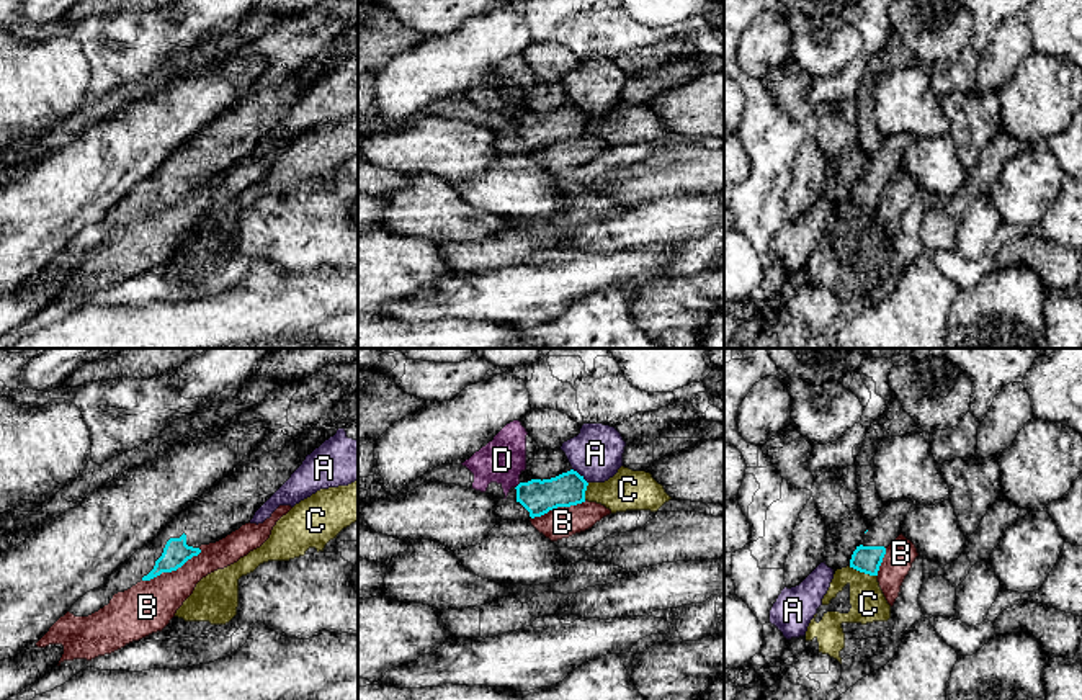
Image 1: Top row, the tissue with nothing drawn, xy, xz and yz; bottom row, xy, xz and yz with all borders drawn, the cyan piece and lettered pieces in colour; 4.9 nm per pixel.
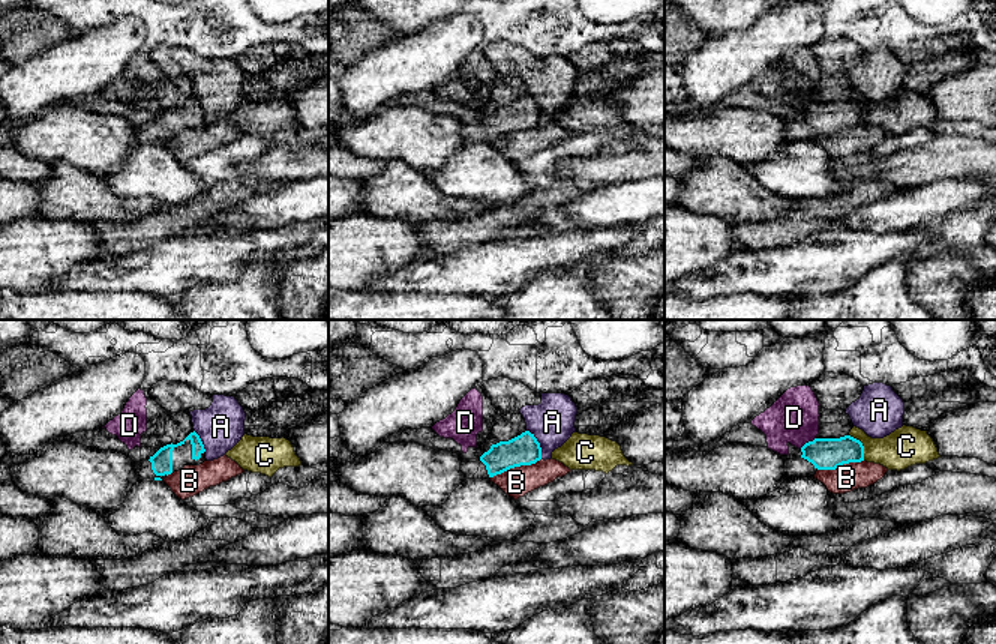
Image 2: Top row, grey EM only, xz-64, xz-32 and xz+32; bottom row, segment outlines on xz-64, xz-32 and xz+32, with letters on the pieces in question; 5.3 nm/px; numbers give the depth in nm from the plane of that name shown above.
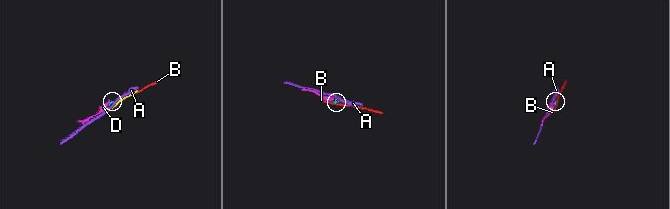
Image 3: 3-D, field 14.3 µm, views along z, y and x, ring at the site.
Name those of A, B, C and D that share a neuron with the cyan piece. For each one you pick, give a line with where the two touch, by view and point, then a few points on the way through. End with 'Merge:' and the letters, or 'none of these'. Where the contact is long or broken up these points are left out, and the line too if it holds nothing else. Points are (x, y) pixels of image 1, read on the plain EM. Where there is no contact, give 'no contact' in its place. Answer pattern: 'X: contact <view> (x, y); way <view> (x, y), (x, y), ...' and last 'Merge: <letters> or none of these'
D: contact xz (517, 120); way xz (538, 131), (517, 120), (502, 94)
Merge: D

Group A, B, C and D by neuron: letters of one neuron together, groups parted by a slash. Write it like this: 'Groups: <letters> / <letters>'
Groups: A / B / C / D

